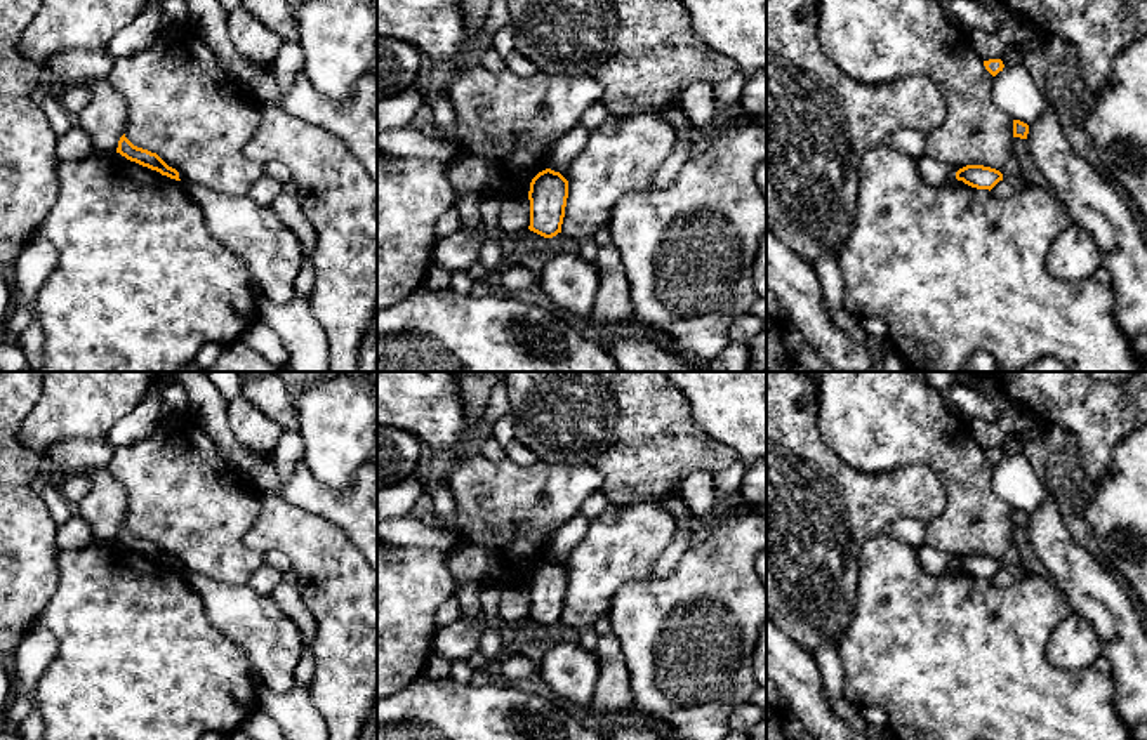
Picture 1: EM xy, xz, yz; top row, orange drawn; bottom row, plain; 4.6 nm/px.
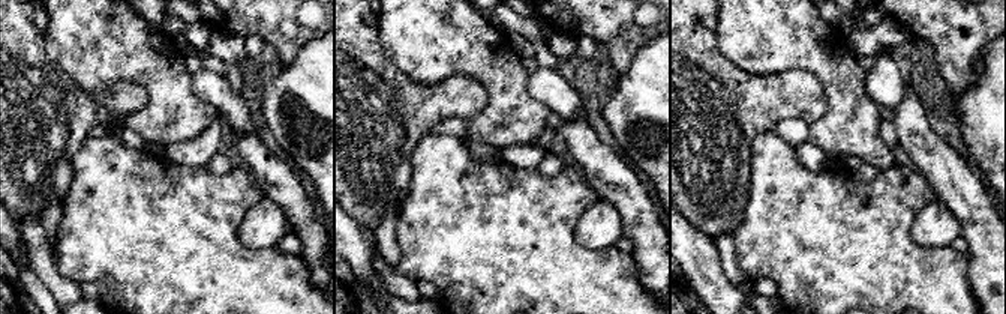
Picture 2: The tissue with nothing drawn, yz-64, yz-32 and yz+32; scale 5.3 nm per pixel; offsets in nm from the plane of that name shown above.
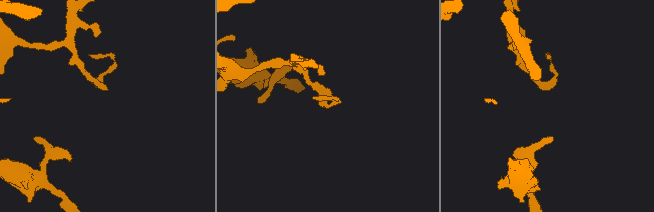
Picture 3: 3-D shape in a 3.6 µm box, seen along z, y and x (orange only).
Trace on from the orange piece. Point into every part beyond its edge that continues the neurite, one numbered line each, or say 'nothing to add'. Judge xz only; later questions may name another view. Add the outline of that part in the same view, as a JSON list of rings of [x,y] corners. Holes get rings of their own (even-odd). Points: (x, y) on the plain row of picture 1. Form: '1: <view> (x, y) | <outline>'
nothing to add

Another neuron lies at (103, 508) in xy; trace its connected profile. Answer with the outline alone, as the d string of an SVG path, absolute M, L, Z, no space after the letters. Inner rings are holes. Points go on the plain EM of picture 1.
M85 469L83 476L90 479L89 493L73 505L92 528L94 542L116 542L118 530L125 521L127 493L116 478L104 469Z

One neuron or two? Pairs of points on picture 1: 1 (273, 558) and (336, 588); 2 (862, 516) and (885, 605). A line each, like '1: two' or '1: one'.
1: two
2: two

